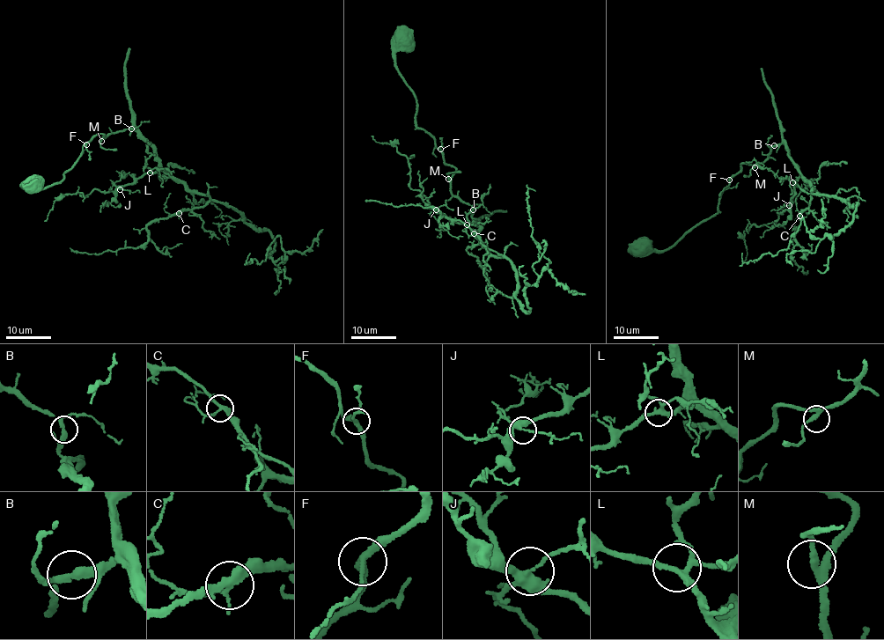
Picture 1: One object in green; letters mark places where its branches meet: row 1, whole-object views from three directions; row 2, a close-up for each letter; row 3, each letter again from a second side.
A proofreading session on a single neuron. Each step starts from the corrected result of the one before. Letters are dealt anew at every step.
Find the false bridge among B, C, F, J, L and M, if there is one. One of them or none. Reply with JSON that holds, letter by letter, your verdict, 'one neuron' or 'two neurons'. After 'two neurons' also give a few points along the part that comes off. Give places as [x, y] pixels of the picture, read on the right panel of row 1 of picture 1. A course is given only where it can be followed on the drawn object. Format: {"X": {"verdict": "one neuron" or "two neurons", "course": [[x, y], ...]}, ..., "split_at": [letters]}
{"B": {"verdict": "one neuron"}, "C": {"verdict": "one neuron"}, "F": {"verdict": "one neuron"}, "J": {"verdict": "one neuron"}, "L": {"verdict": "one neuron"}, "M": {"verdict": "one neuron"}, "split_at": []}

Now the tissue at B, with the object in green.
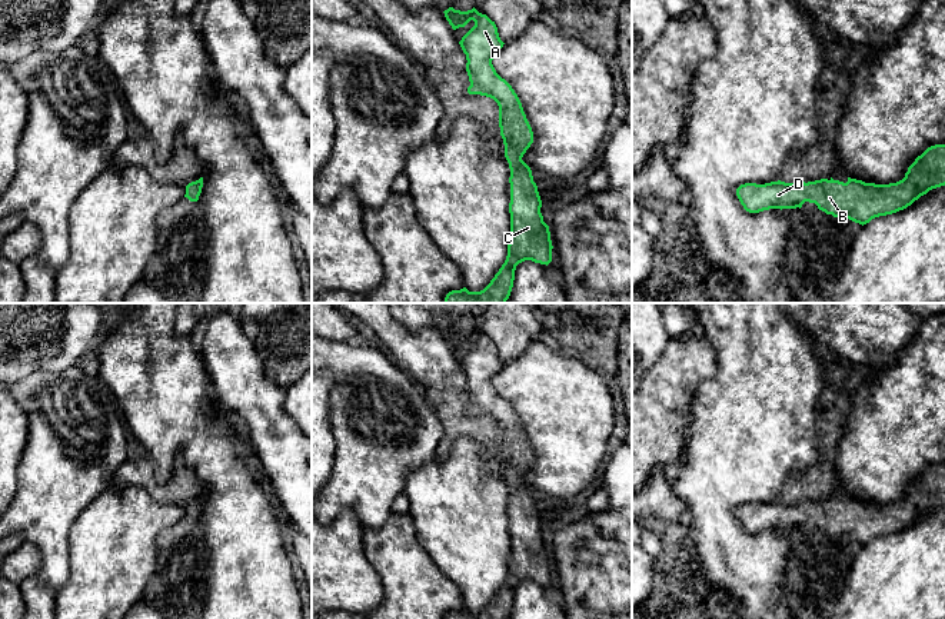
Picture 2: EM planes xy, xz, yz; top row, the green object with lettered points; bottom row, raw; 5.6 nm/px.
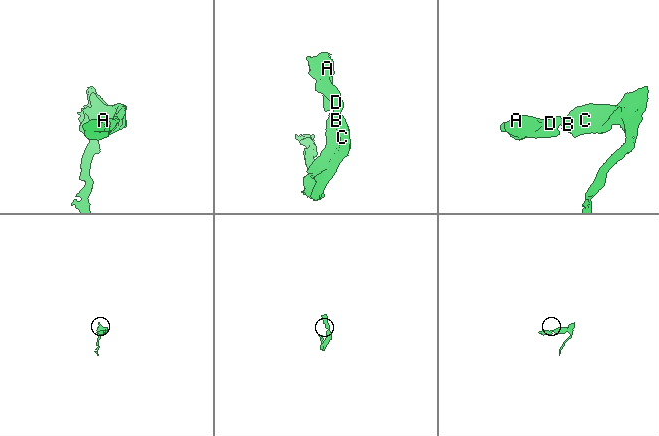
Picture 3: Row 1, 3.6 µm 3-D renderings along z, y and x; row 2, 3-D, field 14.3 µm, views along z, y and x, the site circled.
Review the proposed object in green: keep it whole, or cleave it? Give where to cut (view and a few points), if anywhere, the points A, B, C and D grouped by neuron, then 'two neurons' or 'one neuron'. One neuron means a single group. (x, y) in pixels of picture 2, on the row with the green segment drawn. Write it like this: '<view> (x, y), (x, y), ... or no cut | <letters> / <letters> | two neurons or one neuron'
no cut | A B C D | one neuron

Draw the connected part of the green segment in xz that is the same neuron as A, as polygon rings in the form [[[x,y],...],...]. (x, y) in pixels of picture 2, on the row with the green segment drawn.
[[[449,7],[443,13],[453,30],[465,27],[470,20],[475,21],[459,41],[467,60],[466,71],[470,81],[467,93],[486,96],[498,103],[500,136],[510,169],[510,237],[506,260],[483,290],[469,292],[466,287],[452,290],[446,294],[445,303],[506,303],[519,263],[532,260],[548,266],[552,262],[553,246],[549,226],[540,213],[542,200],[532,170],[522,160],[533,143],[533,132],[518,94],[492,64],[505,44],[495,21],[475,7],[467,11]]]

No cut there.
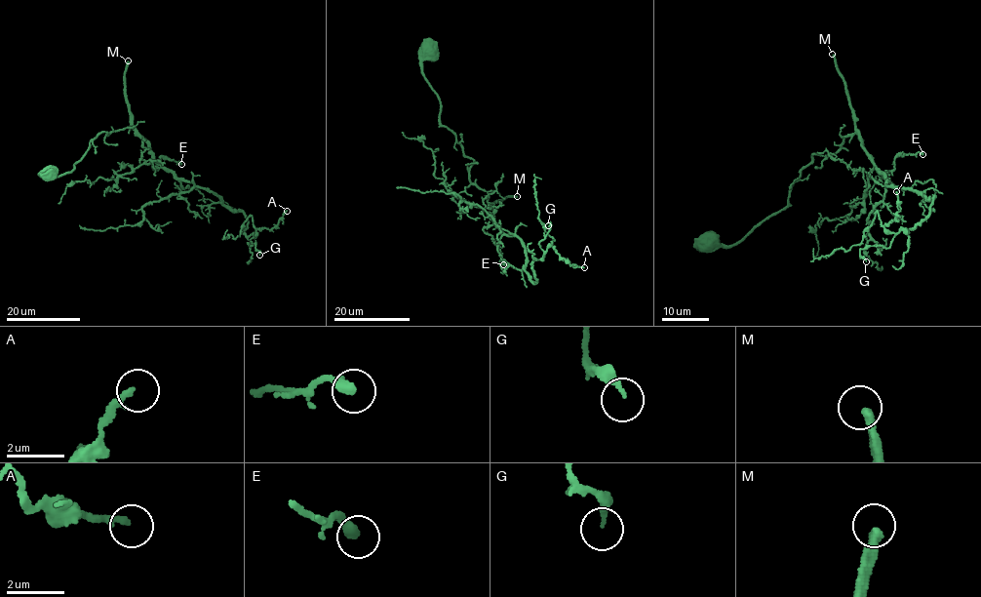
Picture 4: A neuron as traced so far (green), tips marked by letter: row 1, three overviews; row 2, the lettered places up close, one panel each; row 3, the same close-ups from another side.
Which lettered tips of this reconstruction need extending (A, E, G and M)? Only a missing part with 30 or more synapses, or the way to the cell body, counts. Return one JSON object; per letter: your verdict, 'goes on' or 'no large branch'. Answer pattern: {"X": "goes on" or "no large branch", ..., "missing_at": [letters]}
{"A": "no large branch", "E": "no large branch", "G": "no large branch", "M": "goes on", "missing_at": ["M"]}

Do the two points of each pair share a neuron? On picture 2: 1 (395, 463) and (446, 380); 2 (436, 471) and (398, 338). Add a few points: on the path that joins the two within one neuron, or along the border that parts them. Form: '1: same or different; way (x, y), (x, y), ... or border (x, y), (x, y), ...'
1: different; border (411, 376), (438, 416), (443, 435)
2: different; border (461, 438), (443, 459), (435, 459)

